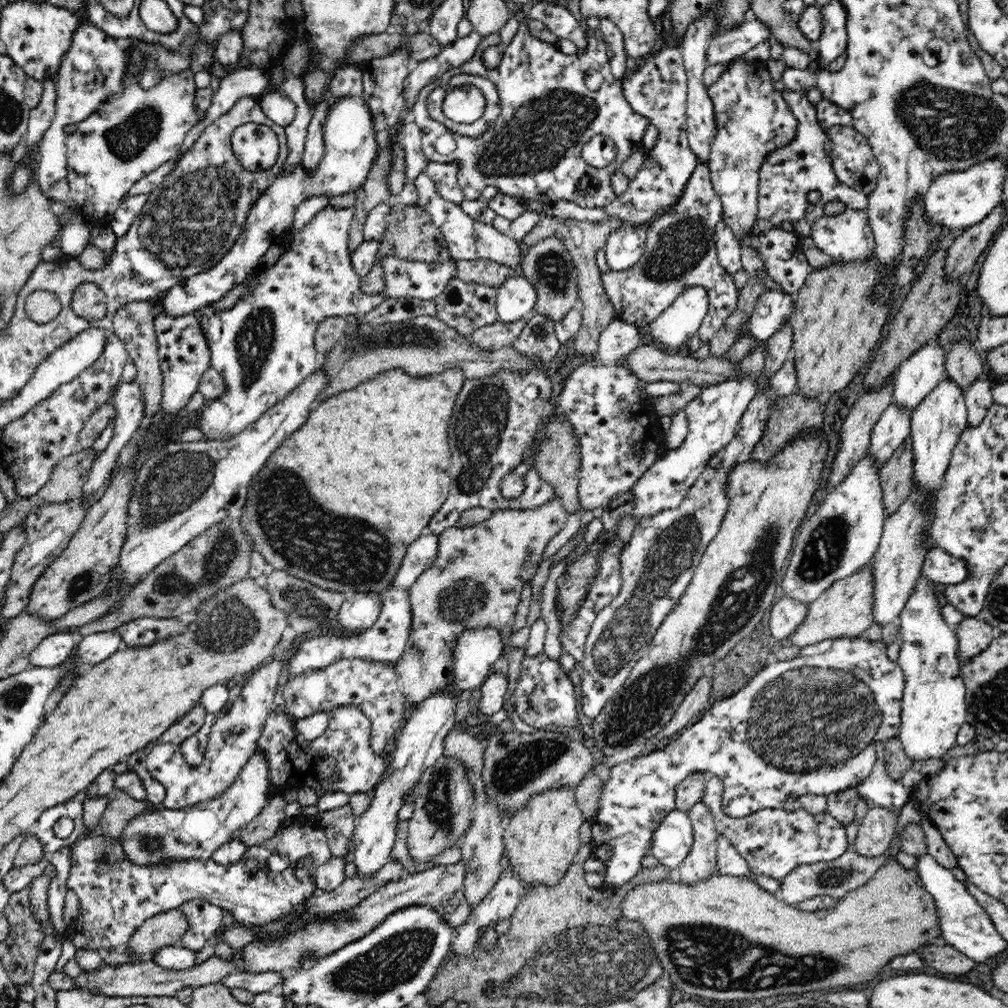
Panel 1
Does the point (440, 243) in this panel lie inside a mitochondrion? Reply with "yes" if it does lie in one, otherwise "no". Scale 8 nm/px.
no

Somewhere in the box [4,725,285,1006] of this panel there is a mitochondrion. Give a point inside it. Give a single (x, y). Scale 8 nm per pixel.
(148, 844)

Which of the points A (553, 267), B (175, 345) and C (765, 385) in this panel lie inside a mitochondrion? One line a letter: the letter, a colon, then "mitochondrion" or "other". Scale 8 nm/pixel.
A: mitochondrion
B: other
C: other

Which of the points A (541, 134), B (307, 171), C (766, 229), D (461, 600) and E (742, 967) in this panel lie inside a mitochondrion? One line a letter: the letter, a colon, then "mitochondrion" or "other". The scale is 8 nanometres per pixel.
A: mitochondrion
B: other
C: other
D: mitochondrion
E: mitochondrion

